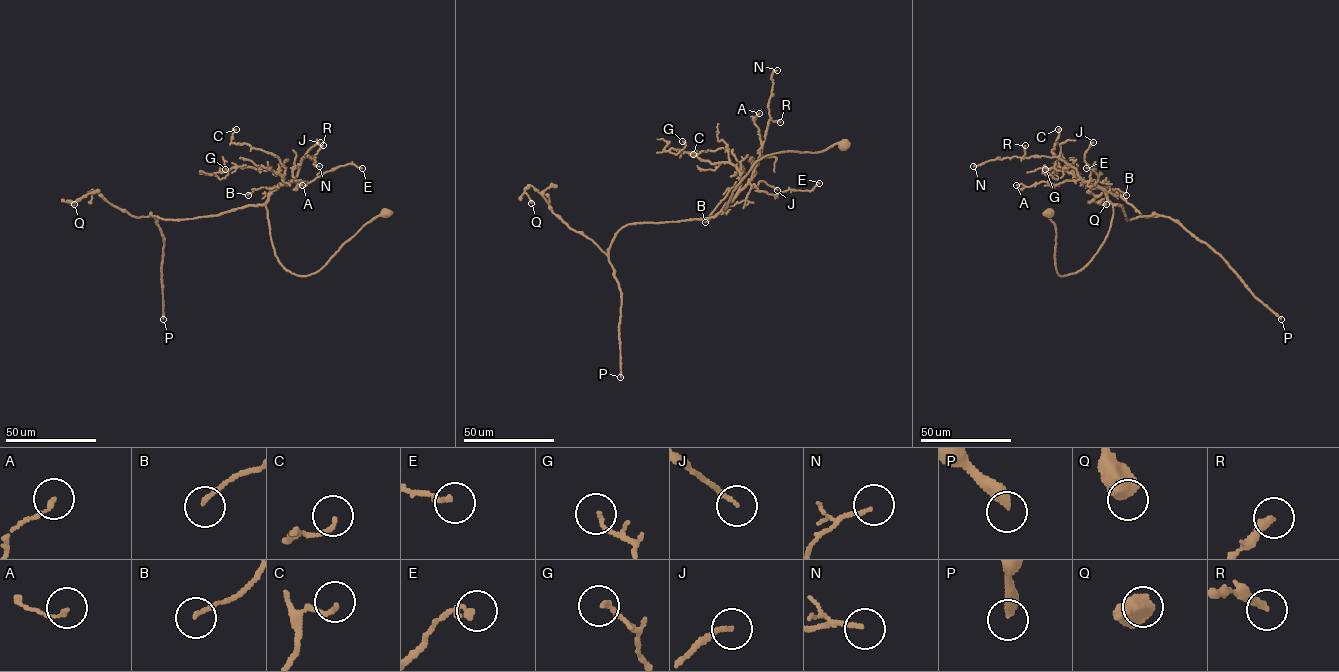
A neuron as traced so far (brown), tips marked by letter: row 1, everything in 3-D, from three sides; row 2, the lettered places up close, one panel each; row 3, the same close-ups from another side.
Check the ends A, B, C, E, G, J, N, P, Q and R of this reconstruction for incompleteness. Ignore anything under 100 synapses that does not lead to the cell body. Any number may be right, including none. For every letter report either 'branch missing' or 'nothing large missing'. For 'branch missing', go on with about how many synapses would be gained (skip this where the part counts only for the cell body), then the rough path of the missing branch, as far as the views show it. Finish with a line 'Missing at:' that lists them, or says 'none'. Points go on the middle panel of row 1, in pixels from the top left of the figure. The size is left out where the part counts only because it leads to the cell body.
A: nothing large missing
B: nothing large missing
C: nothing large missing
E: nothing large missing
G: nothing large missing
J: nothing large missing
N: nothing large missing
P: branch missing; about 180 synapses
Q: nothing large missing
R: nothing large missing
Missing at: P

